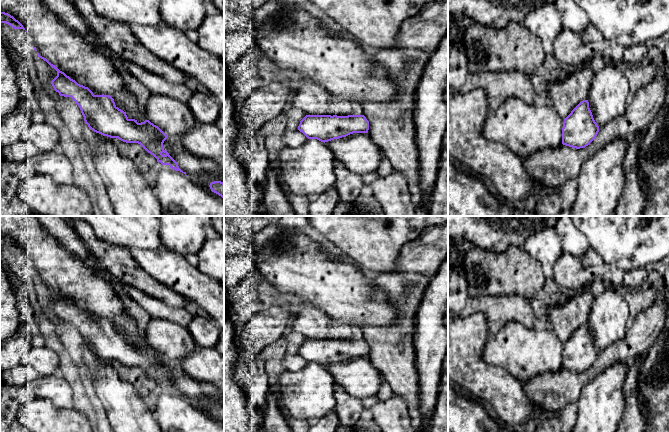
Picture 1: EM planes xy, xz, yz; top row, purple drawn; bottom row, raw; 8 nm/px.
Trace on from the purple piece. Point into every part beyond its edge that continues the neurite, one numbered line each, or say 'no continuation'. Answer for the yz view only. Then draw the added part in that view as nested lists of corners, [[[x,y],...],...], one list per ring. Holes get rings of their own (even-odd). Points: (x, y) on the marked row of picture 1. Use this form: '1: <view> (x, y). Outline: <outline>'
1: yz (609, 95). Outline: [[[606,61],[604,67],[594,74],[587,99],[599,128],[623,115],[629,99],[629,83],[625,75]]]

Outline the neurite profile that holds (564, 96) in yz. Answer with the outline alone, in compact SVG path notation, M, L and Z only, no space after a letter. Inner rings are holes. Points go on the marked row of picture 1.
M586 61L582 68L574 72L563 82L548 88L550 105L554 106L560 117L564 120L571 111L590 94L591 82L594 72L590 61Z

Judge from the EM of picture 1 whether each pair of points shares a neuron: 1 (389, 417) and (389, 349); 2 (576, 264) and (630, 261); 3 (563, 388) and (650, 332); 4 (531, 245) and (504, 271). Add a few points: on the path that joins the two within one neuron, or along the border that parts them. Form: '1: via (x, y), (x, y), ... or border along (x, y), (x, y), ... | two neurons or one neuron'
1: border along (394, 392), (405, 402), (408, 412) | two neurons
2: border along (590, 247), (606, 262), (628, 271) | two neurons
3: via (585, 377), (592, 373), (609, 356), (628, 349) | one neuron
4: border along (523, 247), (540, 263), (541, 268) | two neurons

